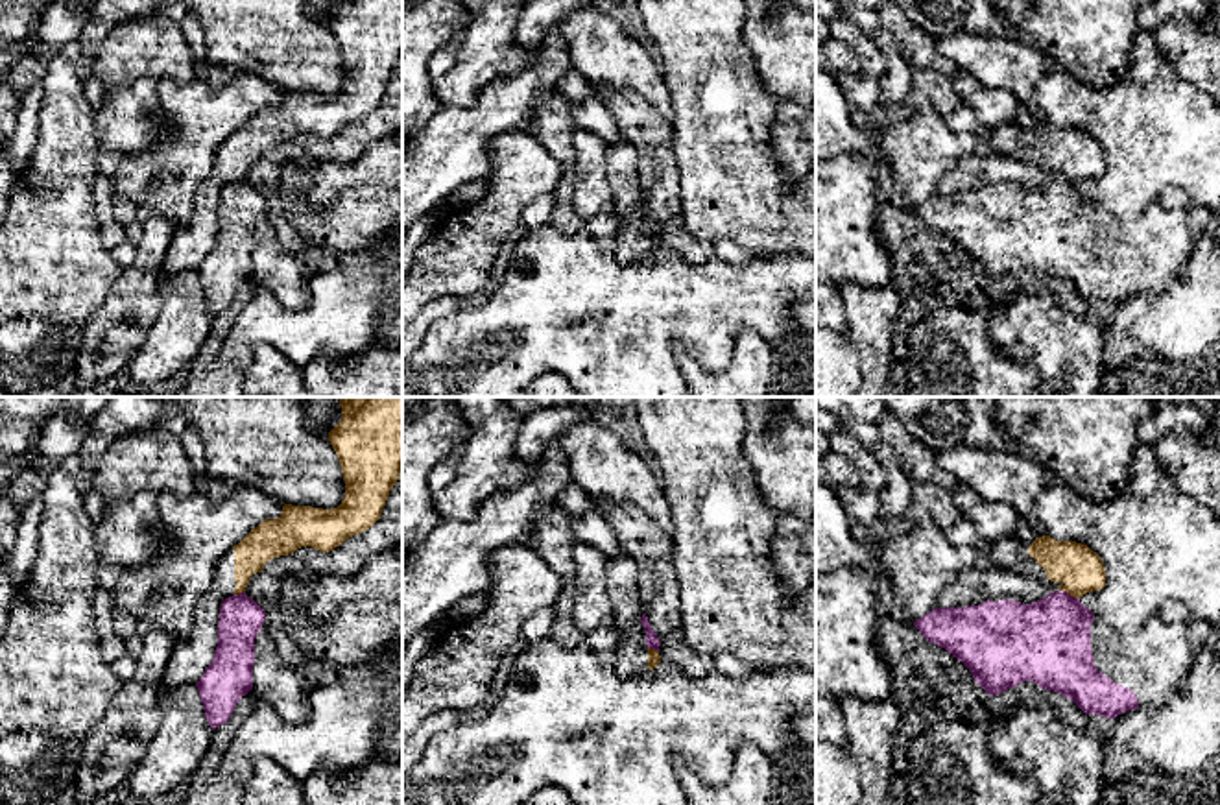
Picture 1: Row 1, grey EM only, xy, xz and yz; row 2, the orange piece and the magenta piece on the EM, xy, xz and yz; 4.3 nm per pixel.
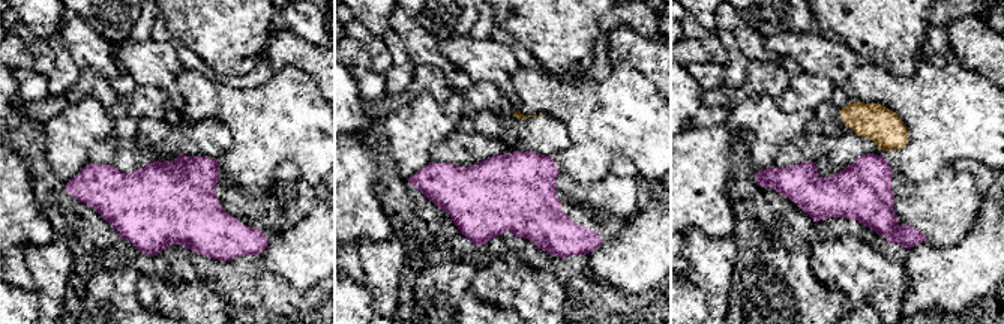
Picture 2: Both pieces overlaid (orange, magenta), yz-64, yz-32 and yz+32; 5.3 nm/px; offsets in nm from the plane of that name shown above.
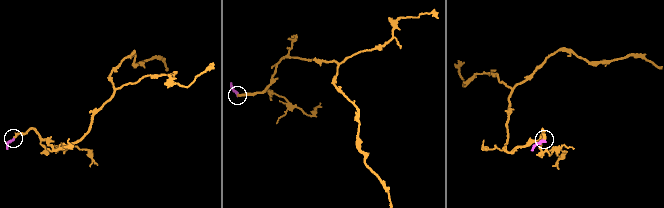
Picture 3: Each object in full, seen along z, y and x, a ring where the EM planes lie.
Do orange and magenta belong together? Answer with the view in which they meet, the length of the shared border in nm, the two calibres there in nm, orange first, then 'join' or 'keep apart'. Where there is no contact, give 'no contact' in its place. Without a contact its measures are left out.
contact in yz; length 100 nm; calibres 190 and 360 nm; keep apart

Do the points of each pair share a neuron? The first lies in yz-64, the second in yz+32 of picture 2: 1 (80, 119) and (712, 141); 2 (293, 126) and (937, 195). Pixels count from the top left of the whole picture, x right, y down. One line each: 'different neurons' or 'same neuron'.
1: different neurons
2: different neurons

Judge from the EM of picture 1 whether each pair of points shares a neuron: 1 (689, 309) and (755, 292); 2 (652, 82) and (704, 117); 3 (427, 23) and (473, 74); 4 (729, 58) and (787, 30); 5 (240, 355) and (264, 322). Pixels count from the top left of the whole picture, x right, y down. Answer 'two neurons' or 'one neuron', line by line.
1: one neuron
2: two neurons
3: two neurons
4: two neurons
5: one neuron

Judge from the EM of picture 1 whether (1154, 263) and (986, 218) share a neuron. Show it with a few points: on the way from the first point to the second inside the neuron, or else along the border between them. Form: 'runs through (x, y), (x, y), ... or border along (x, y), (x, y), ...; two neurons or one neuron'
runs through (1112, 257), (1102, 257), (1058, 229), (1028, 229); one neuron

